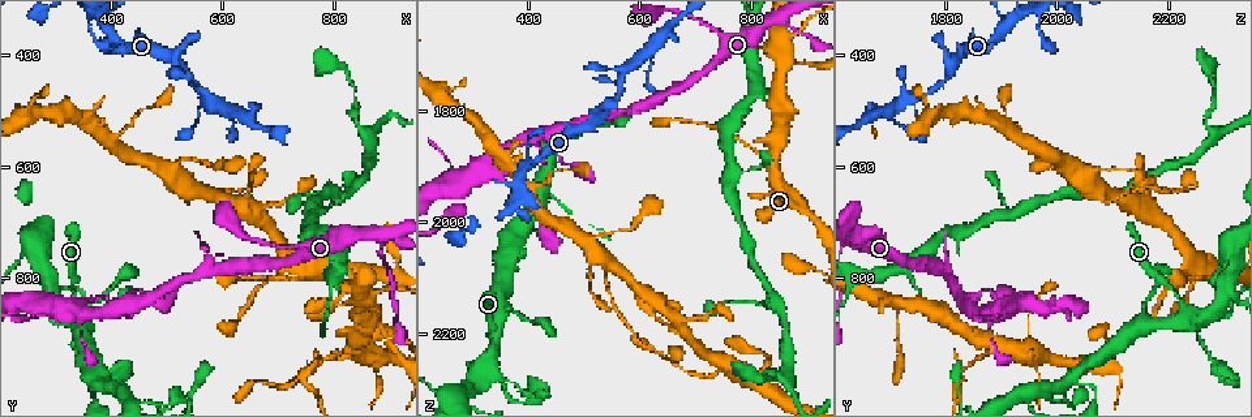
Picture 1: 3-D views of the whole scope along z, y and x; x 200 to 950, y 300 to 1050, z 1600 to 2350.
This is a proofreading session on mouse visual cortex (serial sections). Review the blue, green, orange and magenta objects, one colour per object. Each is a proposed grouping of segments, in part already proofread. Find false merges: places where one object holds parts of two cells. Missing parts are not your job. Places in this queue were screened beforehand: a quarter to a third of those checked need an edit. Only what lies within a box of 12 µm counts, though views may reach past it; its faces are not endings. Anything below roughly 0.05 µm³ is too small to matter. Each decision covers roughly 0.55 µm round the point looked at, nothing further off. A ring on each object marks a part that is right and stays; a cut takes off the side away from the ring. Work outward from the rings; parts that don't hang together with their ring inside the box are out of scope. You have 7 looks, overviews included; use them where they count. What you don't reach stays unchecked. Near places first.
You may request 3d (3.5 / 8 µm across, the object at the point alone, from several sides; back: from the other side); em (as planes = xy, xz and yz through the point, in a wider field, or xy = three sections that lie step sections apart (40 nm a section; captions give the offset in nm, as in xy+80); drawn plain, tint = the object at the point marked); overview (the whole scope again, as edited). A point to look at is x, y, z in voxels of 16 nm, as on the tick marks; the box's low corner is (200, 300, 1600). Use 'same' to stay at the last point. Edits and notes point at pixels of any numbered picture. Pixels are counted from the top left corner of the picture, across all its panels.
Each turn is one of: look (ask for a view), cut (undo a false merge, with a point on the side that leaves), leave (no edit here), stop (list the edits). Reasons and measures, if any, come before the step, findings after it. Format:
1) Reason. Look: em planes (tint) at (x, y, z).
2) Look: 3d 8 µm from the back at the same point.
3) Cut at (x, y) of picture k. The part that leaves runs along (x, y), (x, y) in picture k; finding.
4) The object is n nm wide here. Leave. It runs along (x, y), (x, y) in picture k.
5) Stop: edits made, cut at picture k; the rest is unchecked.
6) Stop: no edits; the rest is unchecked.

Thick turns thin. Look: 3d 3.5 µm from the back at (475, 845, 1900).

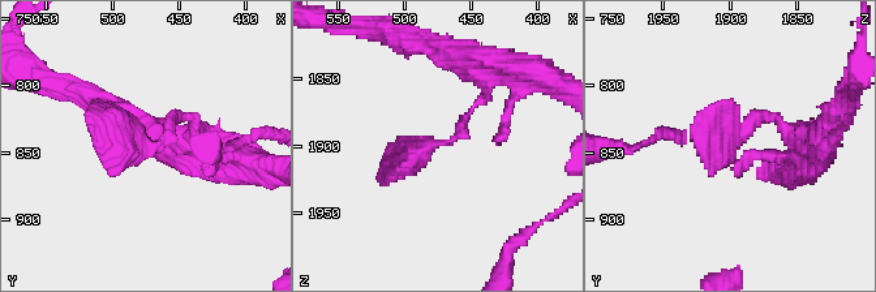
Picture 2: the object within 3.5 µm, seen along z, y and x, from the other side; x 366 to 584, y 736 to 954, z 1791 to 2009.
Need the tissue. Look: em xy step 3 (plain) at (476, 842, 1900).

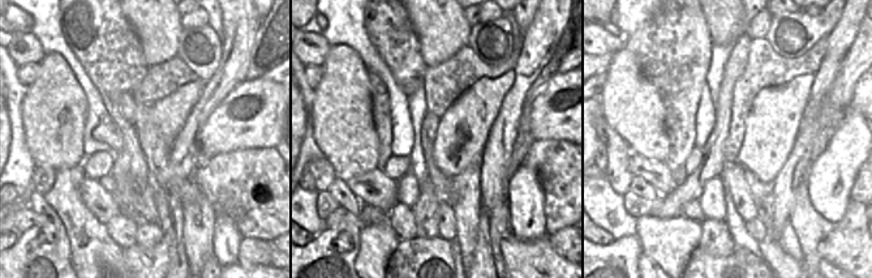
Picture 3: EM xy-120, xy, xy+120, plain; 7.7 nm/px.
With the object marked. Look: em xy step 3 (tint) at the same point.

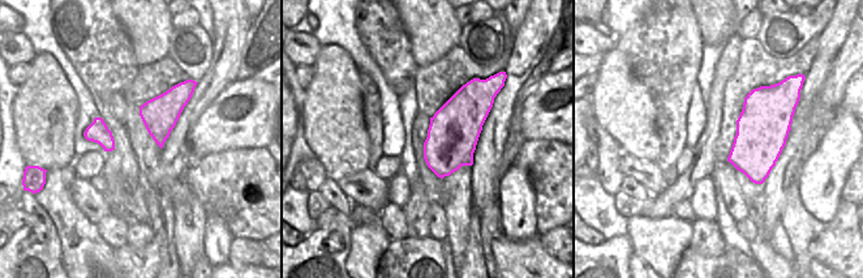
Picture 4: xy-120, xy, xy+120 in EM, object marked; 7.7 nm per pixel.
Leave. One cell here.

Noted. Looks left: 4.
Abrupt turn. Look: 3d 3.5 µm from the back at (575, 475, 1735).

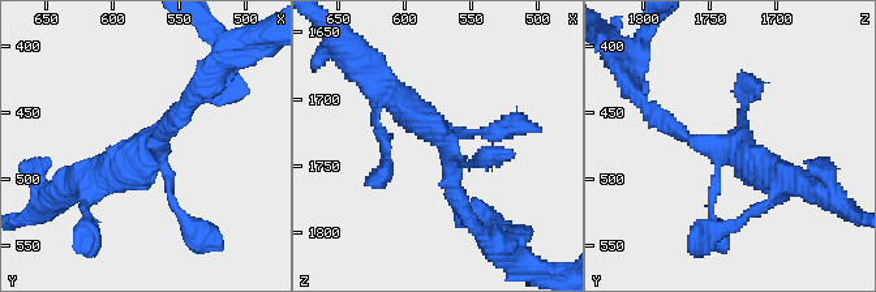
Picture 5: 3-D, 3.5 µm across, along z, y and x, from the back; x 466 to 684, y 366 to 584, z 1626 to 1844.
Shape alone is not enough. Look: em xy step 5 (tint) at (572, 474, 1734).

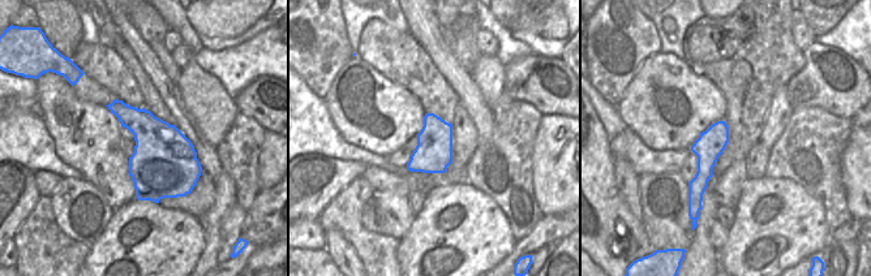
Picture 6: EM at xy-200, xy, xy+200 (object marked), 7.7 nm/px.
Leave. It runs along (463, 214), (451, 154), (383, 90) in picture 5; continuous, no second cell.

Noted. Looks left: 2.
Four arms meet. Look: 3d 8 µm at (865, 910, 1950).

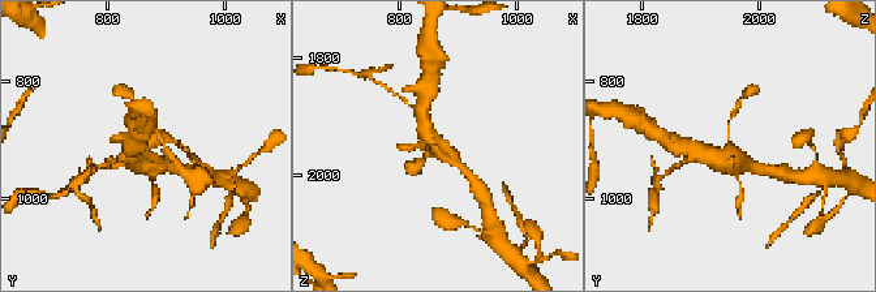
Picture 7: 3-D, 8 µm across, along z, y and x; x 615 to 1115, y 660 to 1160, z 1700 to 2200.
4 arms meet here; the arms are 100, 250, 350, 400 nm wide; shape alone is not enough. Look: em xy step 3 (tint) at (865, 910, 1950).

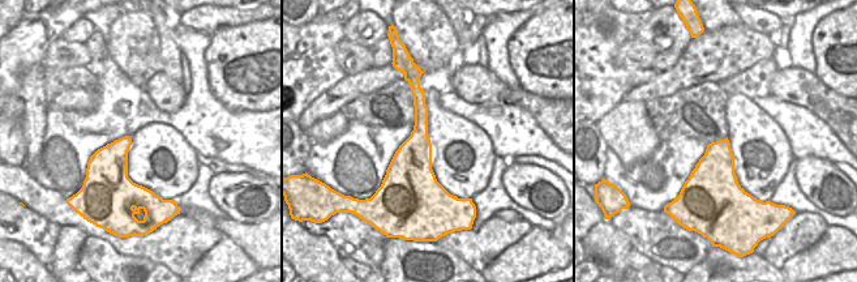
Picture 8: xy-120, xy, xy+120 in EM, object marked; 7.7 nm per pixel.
Leave. One cell here.

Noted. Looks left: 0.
Stop: no edits; the rest is unchecked.

